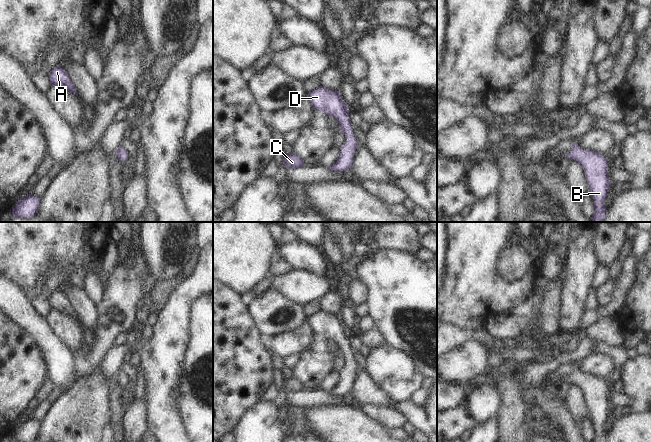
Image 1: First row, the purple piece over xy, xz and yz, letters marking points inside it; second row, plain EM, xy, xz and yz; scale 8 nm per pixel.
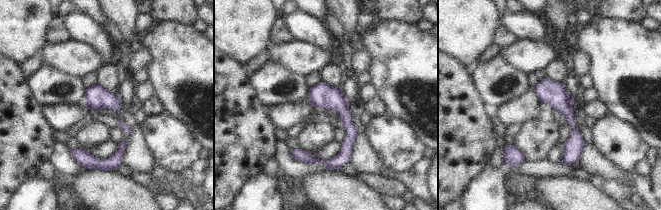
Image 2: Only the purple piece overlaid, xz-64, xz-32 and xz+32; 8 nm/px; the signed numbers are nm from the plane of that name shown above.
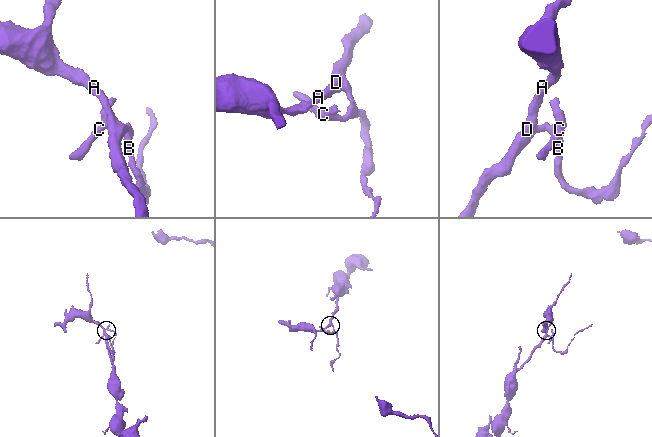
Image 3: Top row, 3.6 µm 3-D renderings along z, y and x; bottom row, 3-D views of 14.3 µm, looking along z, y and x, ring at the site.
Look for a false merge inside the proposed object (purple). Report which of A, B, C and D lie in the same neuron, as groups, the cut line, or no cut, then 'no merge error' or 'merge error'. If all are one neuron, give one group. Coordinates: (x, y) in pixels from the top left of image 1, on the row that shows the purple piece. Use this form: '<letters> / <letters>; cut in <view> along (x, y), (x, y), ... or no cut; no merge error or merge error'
A B C D; no cut; no merge error

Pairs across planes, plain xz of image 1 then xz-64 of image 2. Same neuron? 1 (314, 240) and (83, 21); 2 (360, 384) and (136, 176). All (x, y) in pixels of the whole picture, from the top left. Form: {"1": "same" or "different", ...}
{"1": "different", "2": "different"}

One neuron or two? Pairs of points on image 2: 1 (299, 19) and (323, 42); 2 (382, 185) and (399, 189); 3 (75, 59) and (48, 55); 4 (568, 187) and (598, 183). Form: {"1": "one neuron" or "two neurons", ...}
{"1": "one neuron", "2": "one neuron", "3": "one neuron", "4": "two neurons"}

